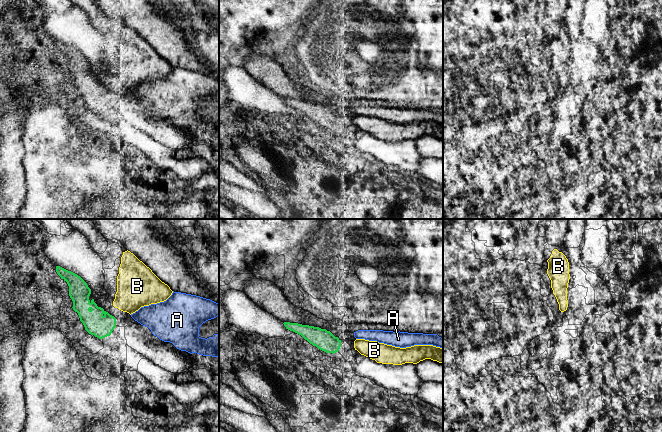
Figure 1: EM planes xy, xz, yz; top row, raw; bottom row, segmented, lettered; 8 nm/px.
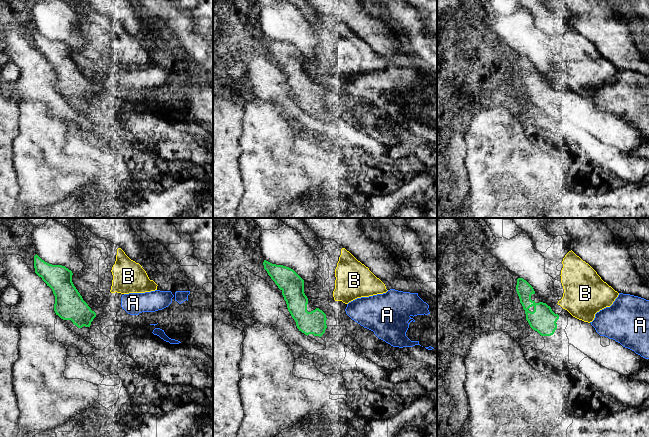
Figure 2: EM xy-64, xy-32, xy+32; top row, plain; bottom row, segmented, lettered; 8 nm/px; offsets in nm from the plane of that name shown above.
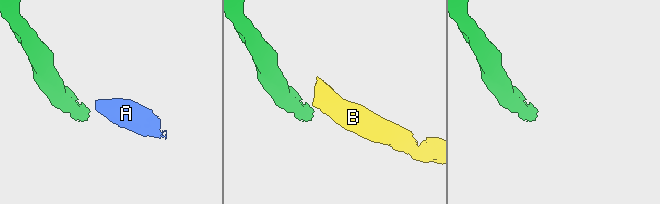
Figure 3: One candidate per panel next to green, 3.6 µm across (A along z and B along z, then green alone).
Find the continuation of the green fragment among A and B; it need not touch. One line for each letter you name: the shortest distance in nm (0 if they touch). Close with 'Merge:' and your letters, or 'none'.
Merge: none

